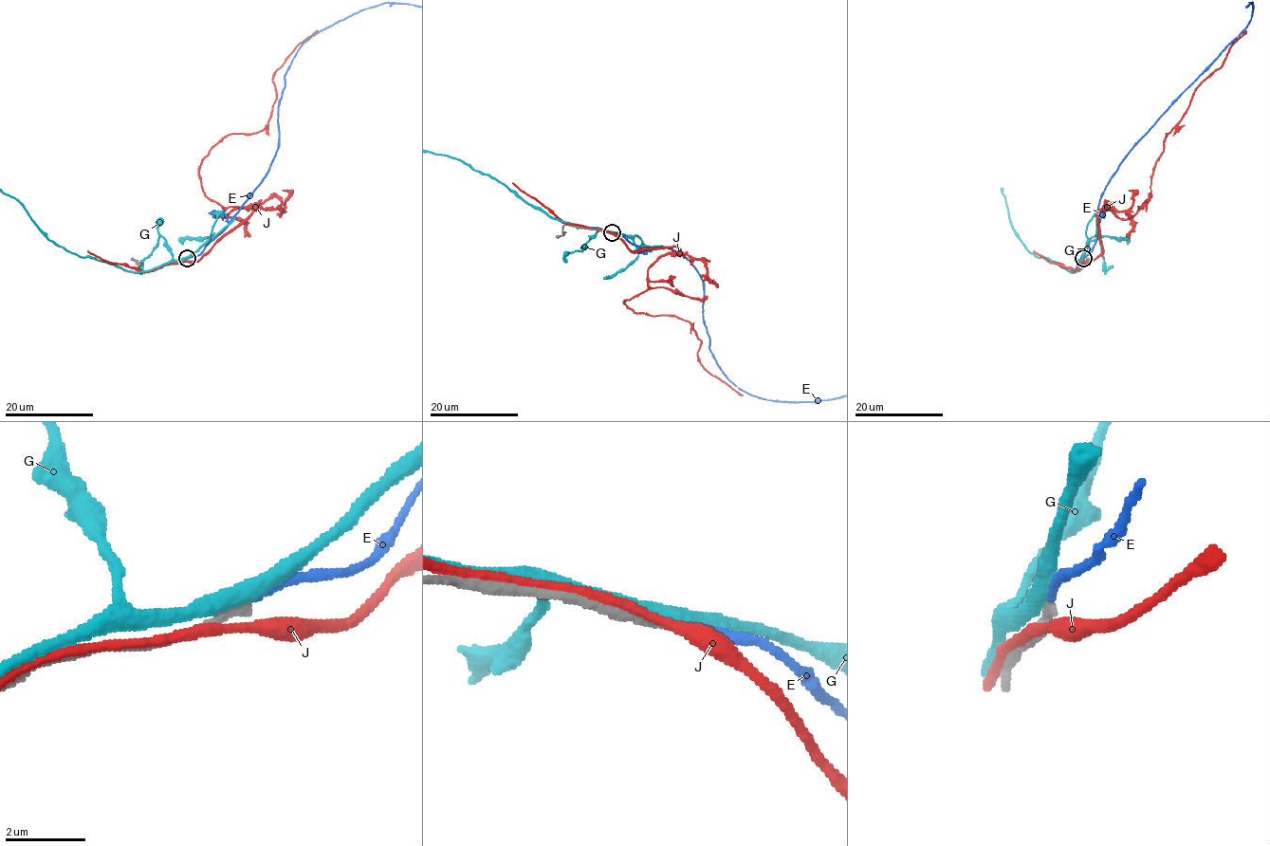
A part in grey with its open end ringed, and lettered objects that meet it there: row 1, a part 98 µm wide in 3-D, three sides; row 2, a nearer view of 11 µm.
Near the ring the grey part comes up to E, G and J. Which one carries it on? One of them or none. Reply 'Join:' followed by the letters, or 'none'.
Join: E

